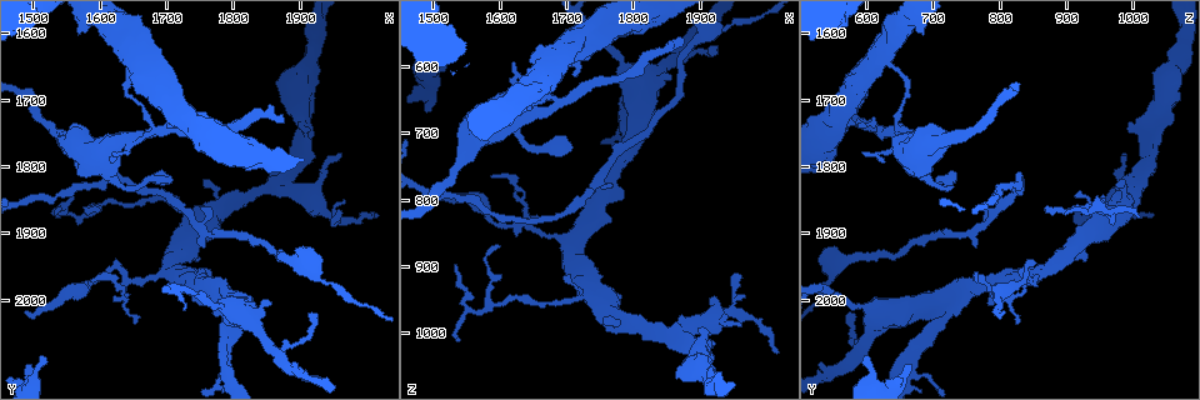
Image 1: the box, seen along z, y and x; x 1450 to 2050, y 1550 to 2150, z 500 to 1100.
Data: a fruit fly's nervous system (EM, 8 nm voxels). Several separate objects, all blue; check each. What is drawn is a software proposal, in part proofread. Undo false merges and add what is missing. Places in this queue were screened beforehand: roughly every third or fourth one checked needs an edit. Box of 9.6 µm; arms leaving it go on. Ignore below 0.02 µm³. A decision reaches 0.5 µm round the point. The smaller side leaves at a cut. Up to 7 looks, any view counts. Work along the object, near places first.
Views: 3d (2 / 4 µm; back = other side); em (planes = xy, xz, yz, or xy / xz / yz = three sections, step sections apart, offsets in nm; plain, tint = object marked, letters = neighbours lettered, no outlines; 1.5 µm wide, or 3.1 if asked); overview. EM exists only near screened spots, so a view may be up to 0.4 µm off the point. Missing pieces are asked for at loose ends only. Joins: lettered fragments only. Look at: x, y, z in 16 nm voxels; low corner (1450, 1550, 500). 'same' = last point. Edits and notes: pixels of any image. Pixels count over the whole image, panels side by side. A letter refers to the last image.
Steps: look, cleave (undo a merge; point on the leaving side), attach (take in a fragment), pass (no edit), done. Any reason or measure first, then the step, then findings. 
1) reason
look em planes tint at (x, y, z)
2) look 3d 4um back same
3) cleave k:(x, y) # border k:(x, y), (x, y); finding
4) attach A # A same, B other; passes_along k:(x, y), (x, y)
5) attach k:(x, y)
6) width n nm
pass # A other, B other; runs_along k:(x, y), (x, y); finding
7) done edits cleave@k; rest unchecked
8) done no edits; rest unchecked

thick turns thin
look em xy step 4 letters at (1685, 1745, 655)

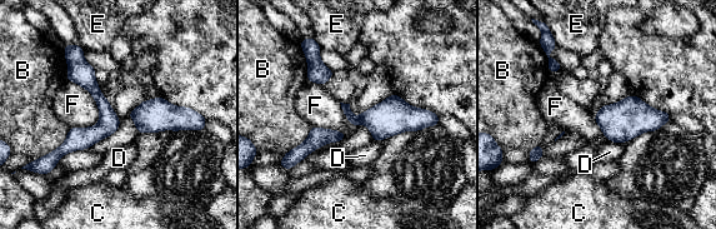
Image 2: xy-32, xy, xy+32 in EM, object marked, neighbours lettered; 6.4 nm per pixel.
width 140 nm
cleave 2:(394, 115) # B other, C other, D other, E other, F other; border 2:(358, 117), (360, 123); two cells meet here

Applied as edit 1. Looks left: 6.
redraw
look overview

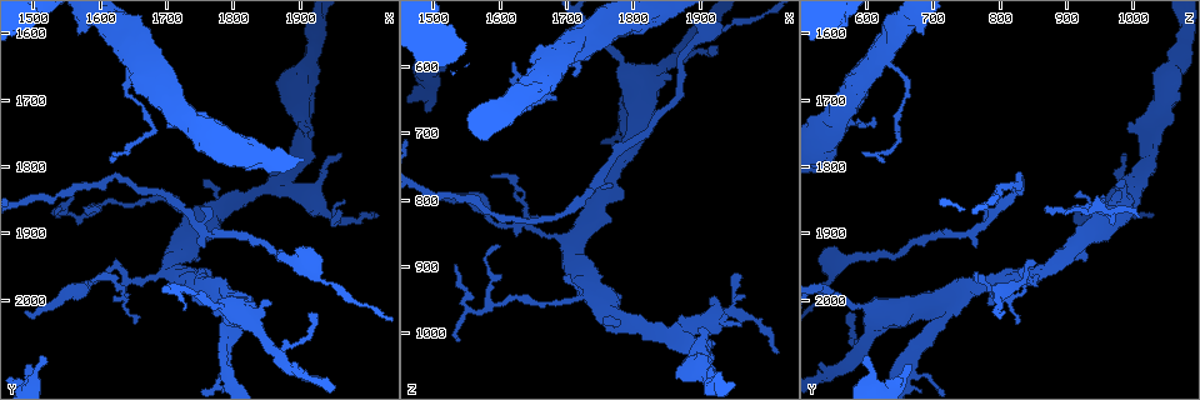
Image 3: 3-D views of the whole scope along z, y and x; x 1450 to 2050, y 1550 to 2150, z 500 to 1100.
thick turns thin
look em xz step 8 tint at (1775, 2010, 585)

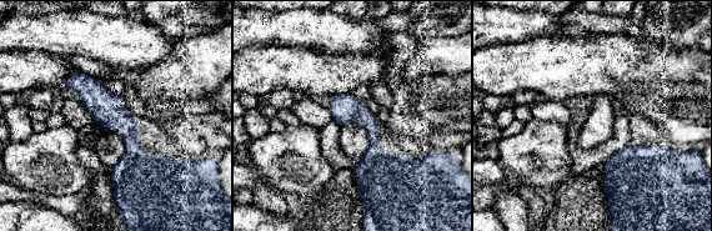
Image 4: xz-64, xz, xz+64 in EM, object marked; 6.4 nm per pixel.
look em planes letters same

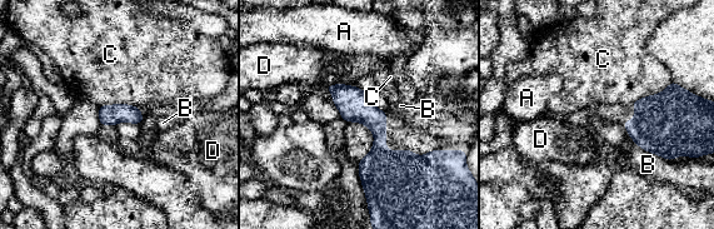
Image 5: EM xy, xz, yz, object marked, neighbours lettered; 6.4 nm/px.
pass # A other, B other, C other, D other; runs_along 5:(330, 88), (379, 129), (373, 189); continuous, no second cell

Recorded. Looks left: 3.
look em planes tint at (1485, 2095, 665)

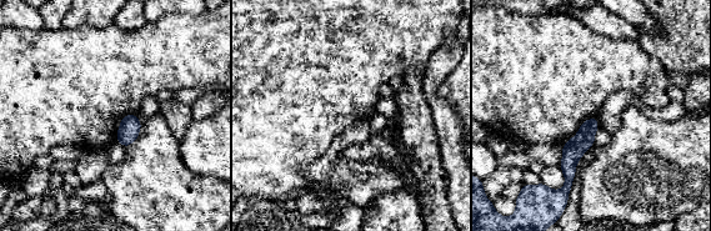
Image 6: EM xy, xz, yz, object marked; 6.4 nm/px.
look em planes letters same

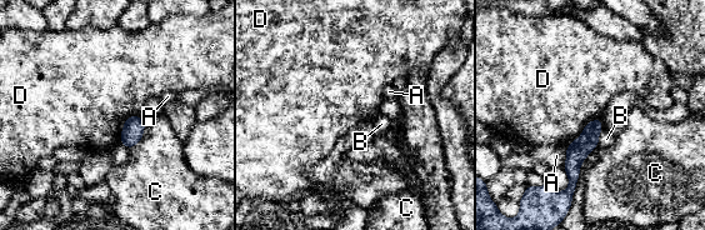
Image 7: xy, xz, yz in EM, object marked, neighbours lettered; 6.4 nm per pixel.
pass # A other, B other, C other, D other; border 7:(599, 118), (589, 121), (565, 148); no lettered fragment goes on from it

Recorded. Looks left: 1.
done edits cleave@2; rest unchecked

